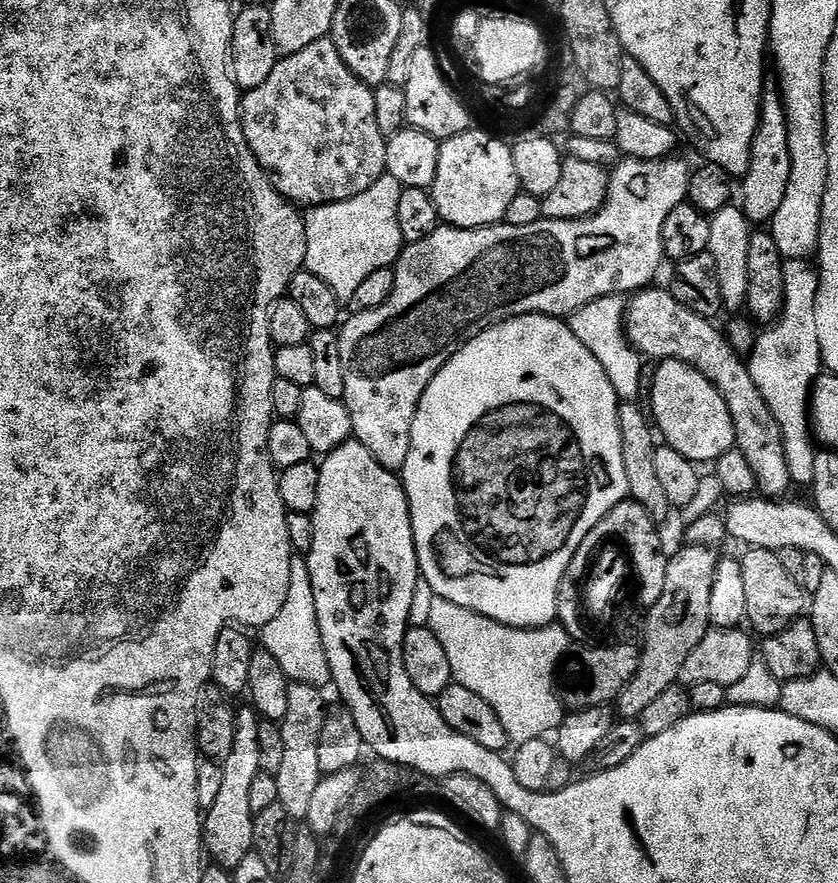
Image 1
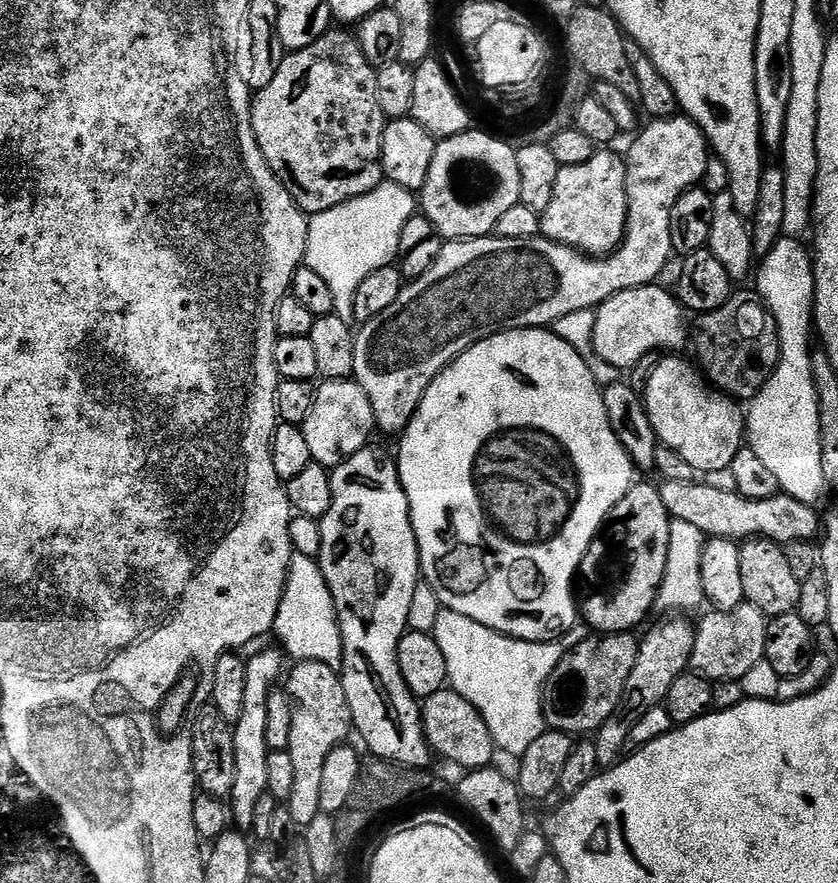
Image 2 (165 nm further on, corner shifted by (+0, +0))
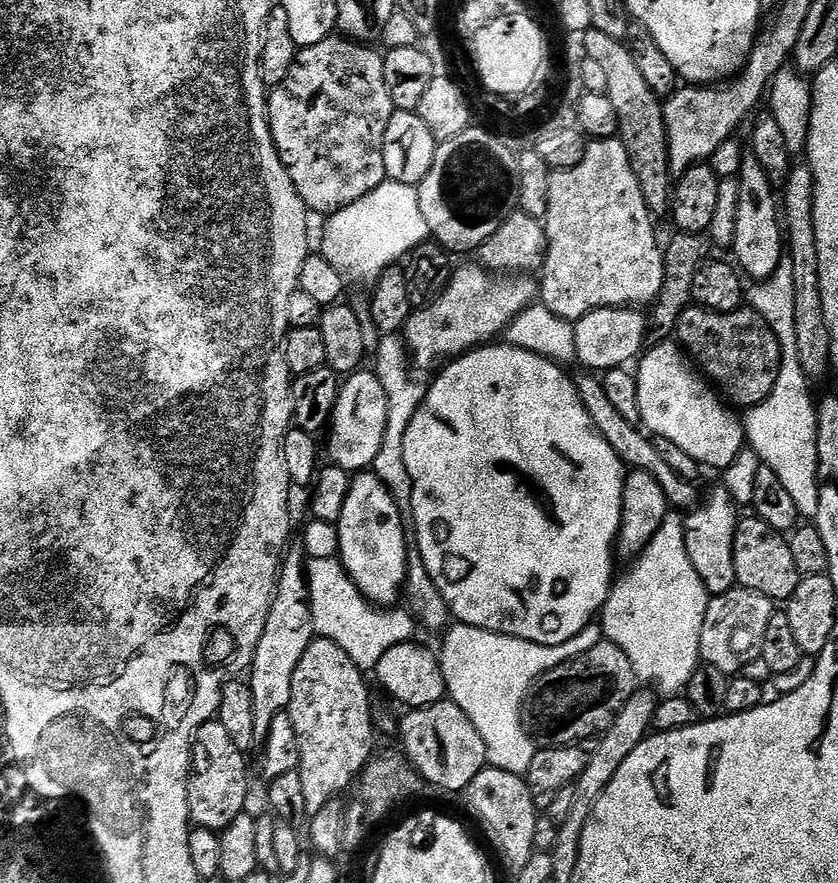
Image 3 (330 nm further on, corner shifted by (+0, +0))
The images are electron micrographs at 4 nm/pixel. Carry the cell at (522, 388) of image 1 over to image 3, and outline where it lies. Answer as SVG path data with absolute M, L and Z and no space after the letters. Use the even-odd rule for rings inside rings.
M489 342L481 347L473 348L471 352L465 352L462 356L455 357L455 359L445 363L441 368L444 369L441 370L440 377L433 384L429 383L427 385L424 393L424 401L418 406L418 410L406 430L406 442L404 443L406 470L410 470L410 478L412 479L410 503L412 503L412 520L416 523L416 540L414 536L415 547L416 544L420 547L417 548L418 554L426 562L426 570L430 570L430 578L434 578L434 586L438 586L442 598L446 598L449 613L459 623L469 624L482 630L497 632L503 636L513 636L514 638L522 638L530 642L538 642L546 646L558 646L562 642L574 638L584 627L593 623L594 617L603 609L605 602L608 600L608 594L612 590L614 583L612 560L614 561L614 545L620 535L622 486L624 485L624 477L626 475L626 465L620 461L618 454L614 454L614 450L610 450L610 442L606 442L606 438L602 438L602 434L598 434L598 430L594 426L590 414L586 414L586 406L582 406L582 398L578 398L575 379L571 375L568 377L564 373L567 371L561 365L555 364L553 360L547 360L538 354L530 354L530 350L518 350L518 346L507 342Z

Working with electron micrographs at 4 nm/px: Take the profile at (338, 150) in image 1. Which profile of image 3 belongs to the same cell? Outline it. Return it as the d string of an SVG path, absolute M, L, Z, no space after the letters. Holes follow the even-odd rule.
M333 34L314 46L297 51L296 61L290 66L290 74L277 88L271 89L268 96L268 125L272 131L272 141L280 155L282 166L286 166L286 170L290 174L290 182L294 182L294 186L309 213L324 212L323 214L331 214L337 212L346 206L350 206L350 202L358 202L358 198L366 198L366 194L370 194L370 190L374 190L379 184L384 183L386 162L382 159L382 146L386 142L386 126L390 126L393 111L390 90L386 90L384 58L379 51L376 53L372 46L345 38L340 34Z

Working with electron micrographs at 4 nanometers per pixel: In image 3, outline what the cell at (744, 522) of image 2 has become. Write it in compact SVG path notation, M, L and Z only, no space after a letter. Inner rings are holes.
M577 375L575 377L578 398L582 398L582 406L586 406L586 414L590 414L598 434L602 434L602 438L606 438L606 442L610 442L610 450L614 450L614 454L618 454L620 461L629 469L654 474L654 478L658 478L658 486L662 486L662 494L666 494L668 503L673 509L691 509L698 500L697 485L693 481L684 480L678 474L674 474L674 470L670 470L670 466L666 466L666 462L662 462L658 450L654 450L652 440L637 425L626 422L626 418L622 418L622 414L618 414L618 410L614 410L610 398L606 398L604 382L599 375L584 375L588 376Z

